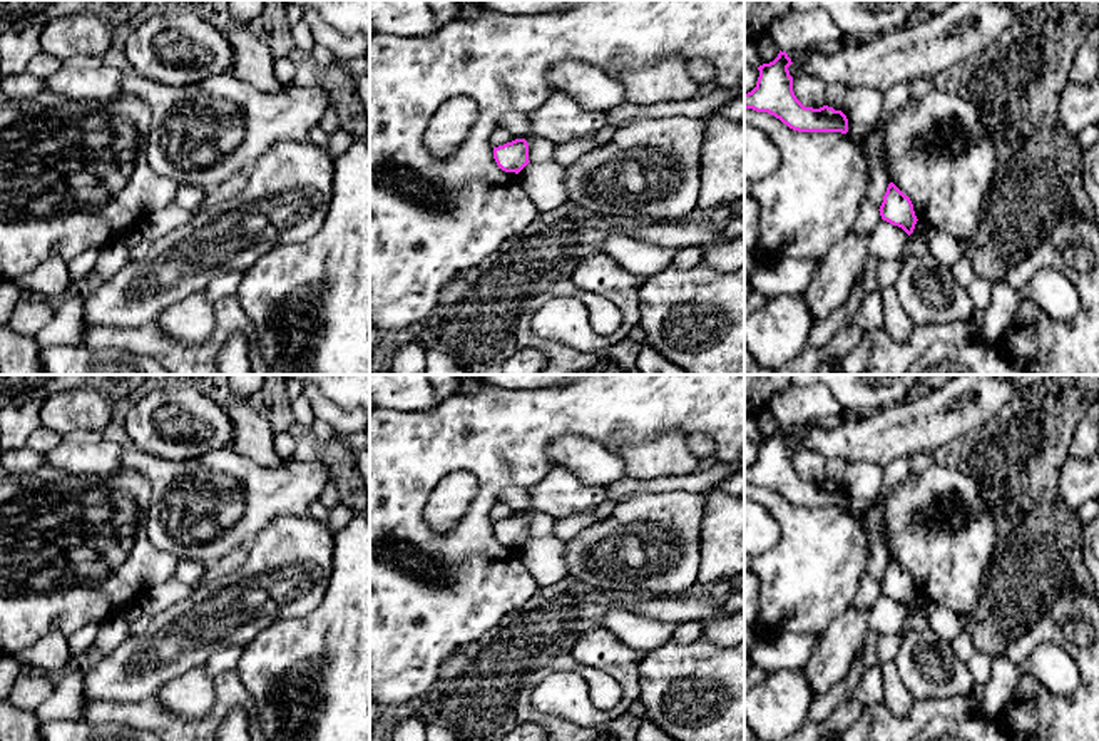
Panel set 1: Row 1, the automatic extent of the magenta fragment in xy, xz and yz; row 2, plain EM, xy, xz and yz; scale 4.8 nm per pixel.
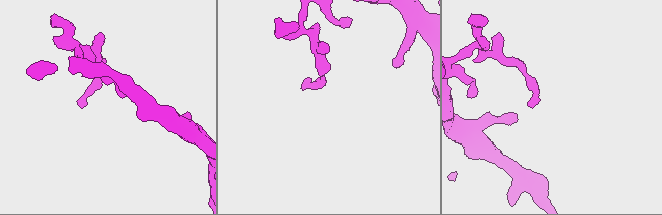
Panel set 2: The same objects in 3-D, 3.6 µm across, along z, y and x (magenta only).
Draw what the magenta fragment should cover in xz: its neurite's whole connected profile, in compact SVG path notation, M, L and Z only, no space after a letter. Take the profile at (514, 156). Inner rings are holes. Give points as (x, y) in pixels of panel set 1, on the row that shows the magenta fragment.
M515 139L493 147L493 159L502 171L519 174L530 162L529 144L525 139Z

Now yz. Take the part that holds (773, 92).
M786 52L758 67L756 87L744 94L744 109L768 112L798 132L848 132L848 119L841 110L823 105L805 107L793 92L793 77L788 67L791 59Z

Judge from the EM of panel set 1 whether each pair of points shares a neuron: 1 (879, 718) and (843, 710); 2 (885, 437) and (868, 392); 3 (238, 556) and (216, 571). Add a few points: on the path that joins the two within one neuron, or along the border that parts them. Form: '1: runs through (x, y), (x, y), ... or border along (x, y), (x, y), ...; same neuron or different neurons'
1: border along (865, 708), (852, 723); different neurons
2: border along (907, 397), (894, 405), (853, 419); different neurons
3: runs through (233, 561), (221, 567); same neuron

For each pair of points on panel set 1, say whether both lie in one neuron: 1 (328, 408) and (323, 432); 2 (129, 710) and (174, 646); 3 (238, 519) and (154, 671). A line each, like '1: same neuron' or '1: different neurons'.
1: different neurons
2: different neurons
3: different neurons

